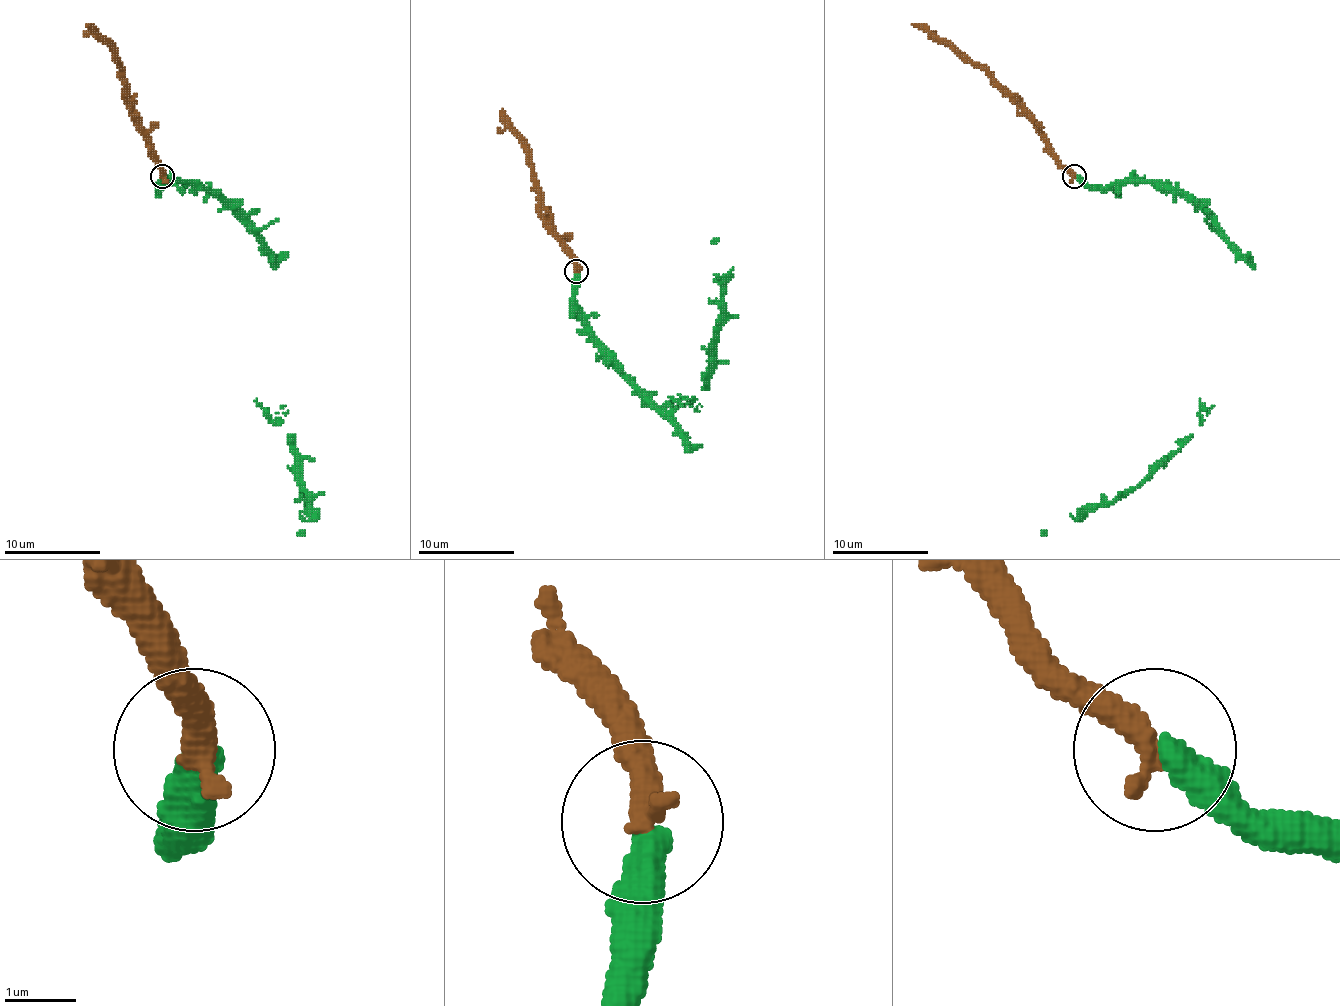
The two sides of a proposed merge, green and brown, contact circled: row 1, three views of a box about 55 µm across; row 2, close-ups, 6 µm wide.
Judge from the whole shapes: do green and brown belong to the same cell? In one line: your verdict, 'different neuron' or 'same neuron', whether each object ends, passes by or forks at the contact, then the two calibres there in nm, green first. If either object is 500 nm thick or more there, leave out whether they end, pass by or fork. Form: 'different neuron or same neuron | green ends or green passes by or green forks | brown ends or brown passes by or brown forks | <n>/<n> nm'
same neuron | green ends | brown ends | 460/440 nm

